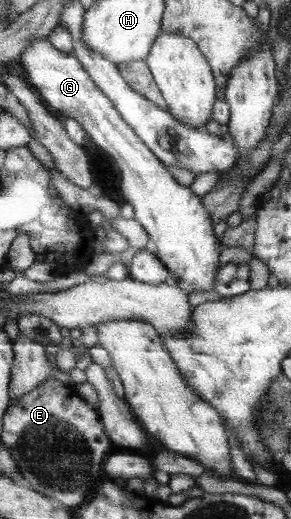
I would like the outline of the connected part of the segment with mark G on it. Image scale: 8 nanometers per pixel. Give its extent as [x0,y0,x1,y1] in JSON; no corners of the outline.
[17,38,223,300]

